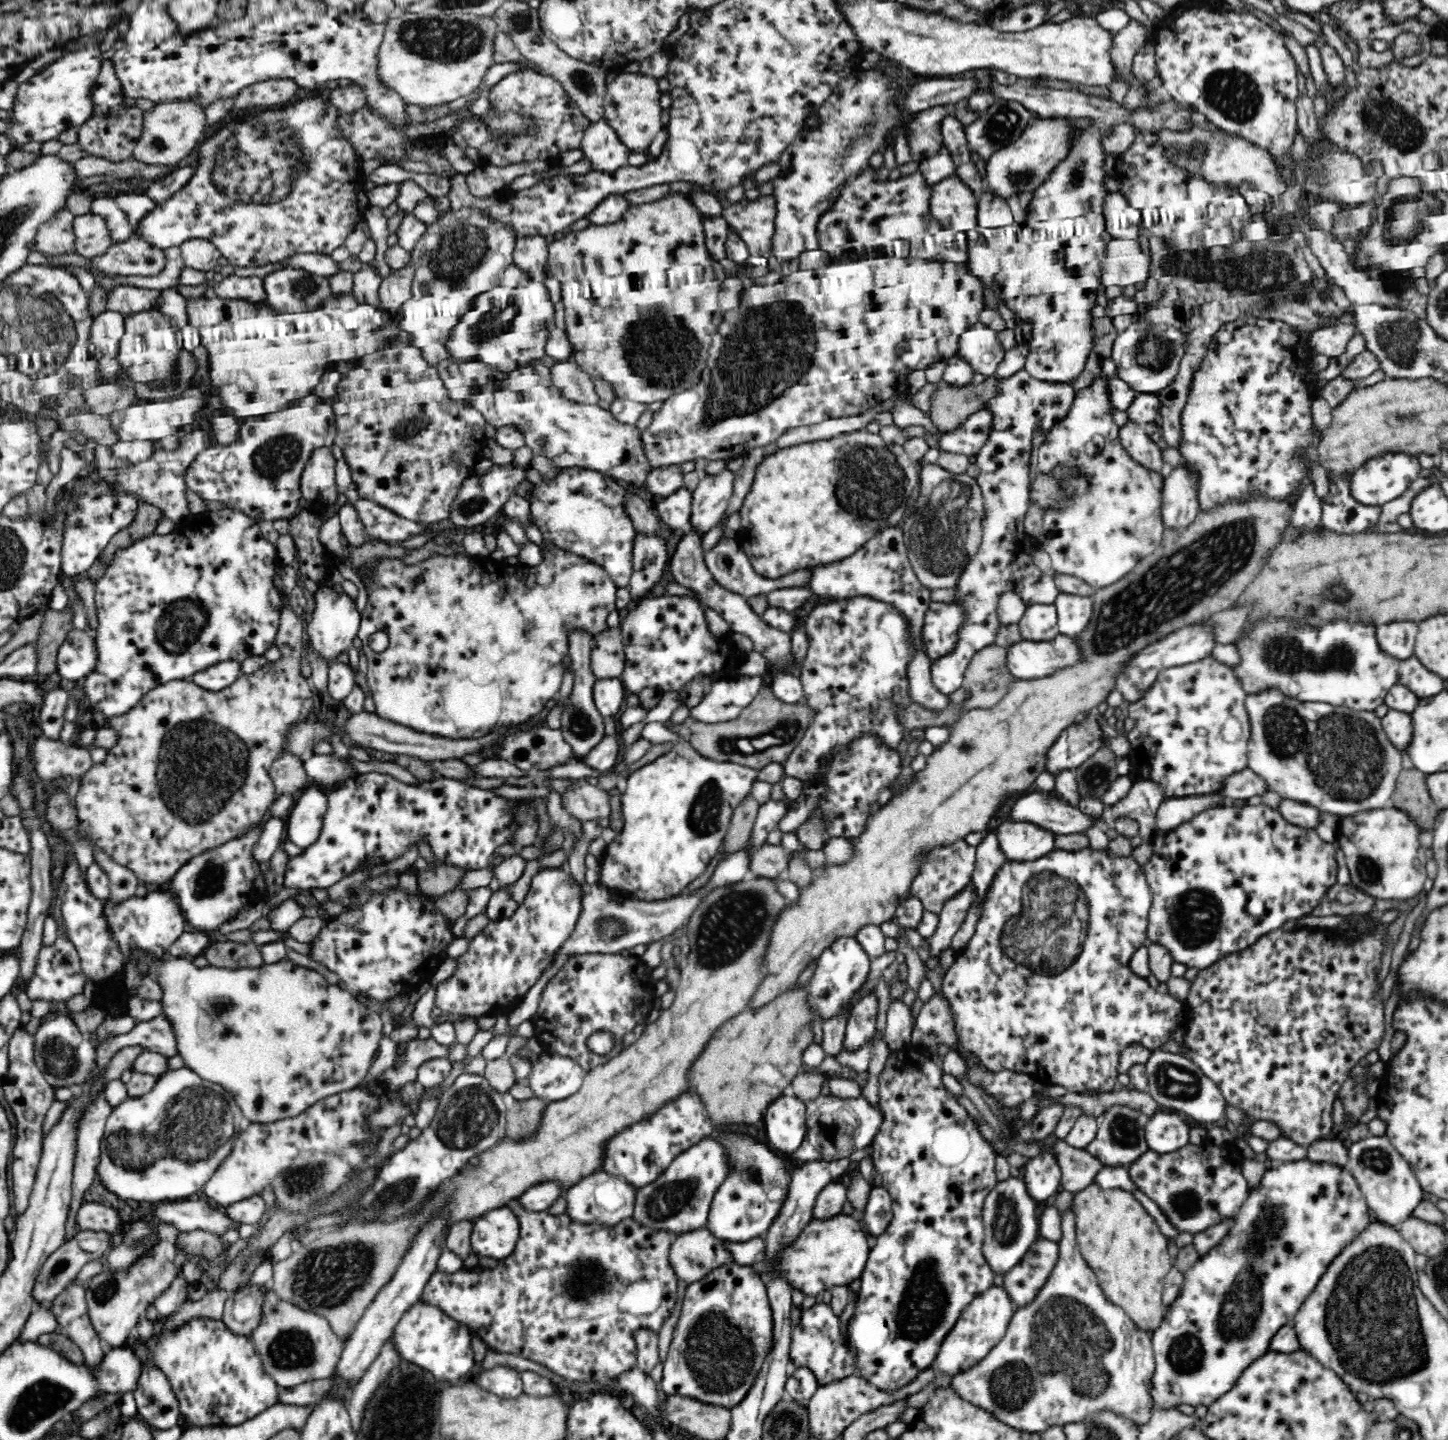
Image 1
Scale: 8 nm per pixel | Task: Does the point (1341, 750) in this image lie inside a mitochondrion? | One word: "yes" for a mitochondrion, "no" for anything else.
yes

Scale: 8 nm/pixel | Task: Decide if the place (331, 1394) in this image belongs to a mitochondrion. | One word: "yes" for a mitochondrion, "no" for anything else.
no

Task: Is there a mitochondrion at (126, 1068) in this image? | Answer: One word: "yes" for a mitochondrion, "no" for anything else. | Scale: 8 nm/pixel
no

